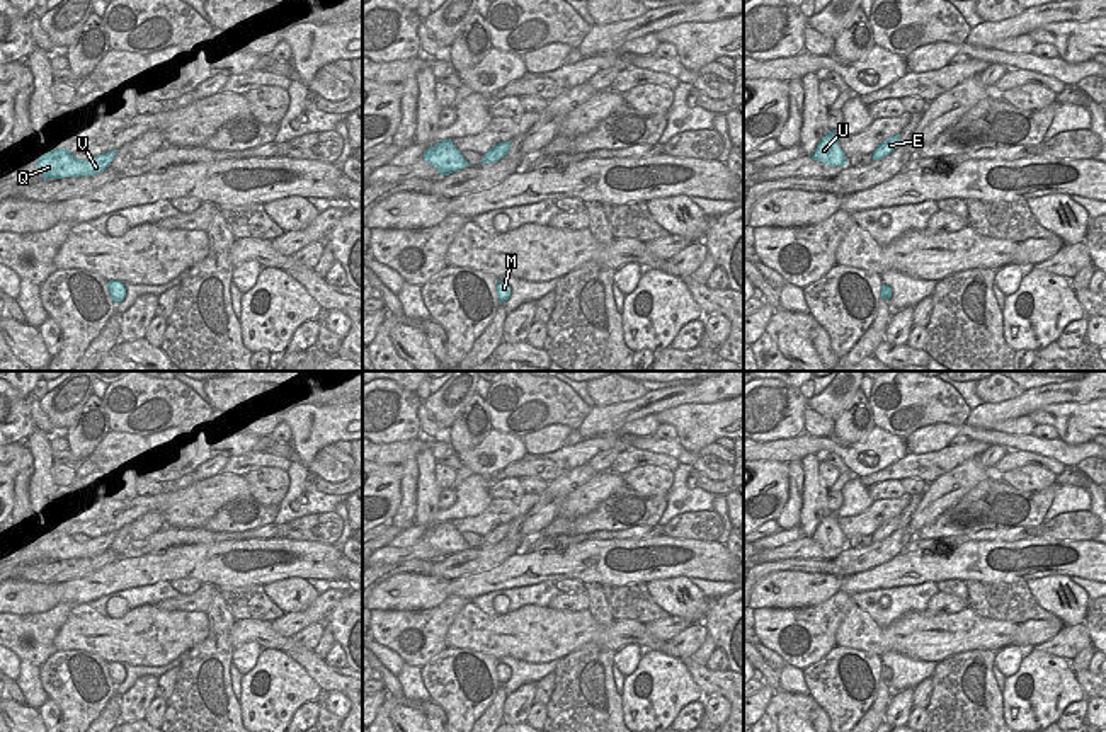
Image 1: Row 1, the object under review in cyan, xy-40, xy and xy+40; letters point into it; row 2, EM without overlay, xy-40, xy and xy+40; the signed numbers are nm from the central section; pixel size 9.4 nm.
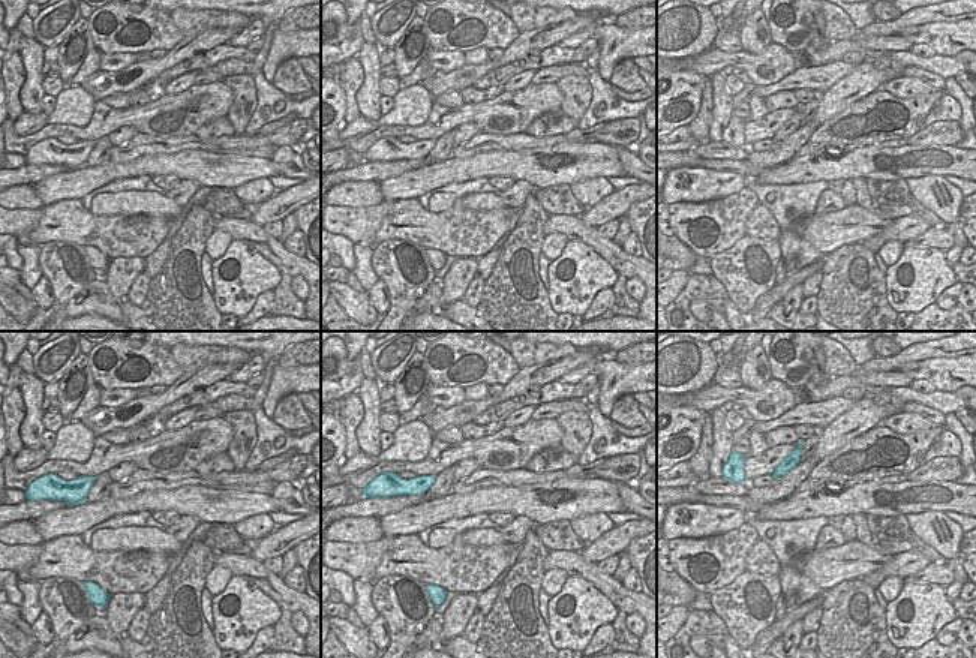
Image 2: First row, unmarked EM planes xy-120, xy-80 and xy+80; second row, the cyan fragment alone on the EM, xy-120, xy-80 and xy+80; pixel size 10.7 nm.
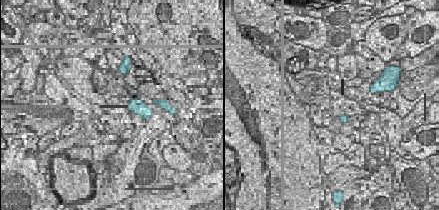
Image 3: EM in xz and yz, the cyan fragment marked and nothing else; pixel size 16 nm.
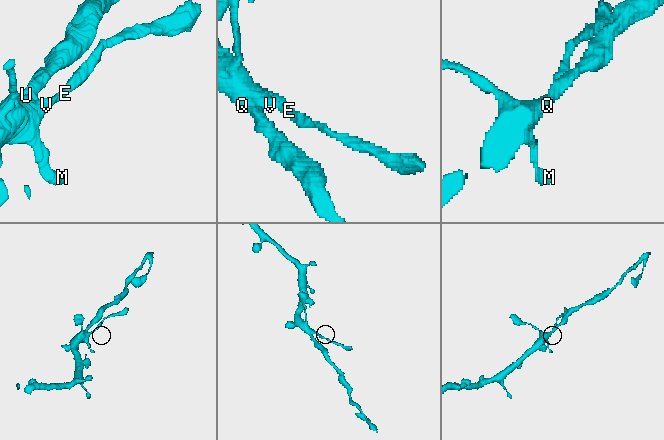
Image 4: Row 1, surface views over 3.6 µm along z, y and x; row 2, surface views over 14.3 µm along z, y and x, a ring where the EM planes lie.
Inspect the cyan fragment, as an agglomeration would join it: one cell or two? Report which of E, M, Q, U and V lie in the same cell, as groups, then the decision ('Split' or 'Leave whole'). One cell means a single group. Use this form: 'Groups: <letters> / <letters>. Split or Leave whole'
Groups: E M Q U V. Leave whole.

